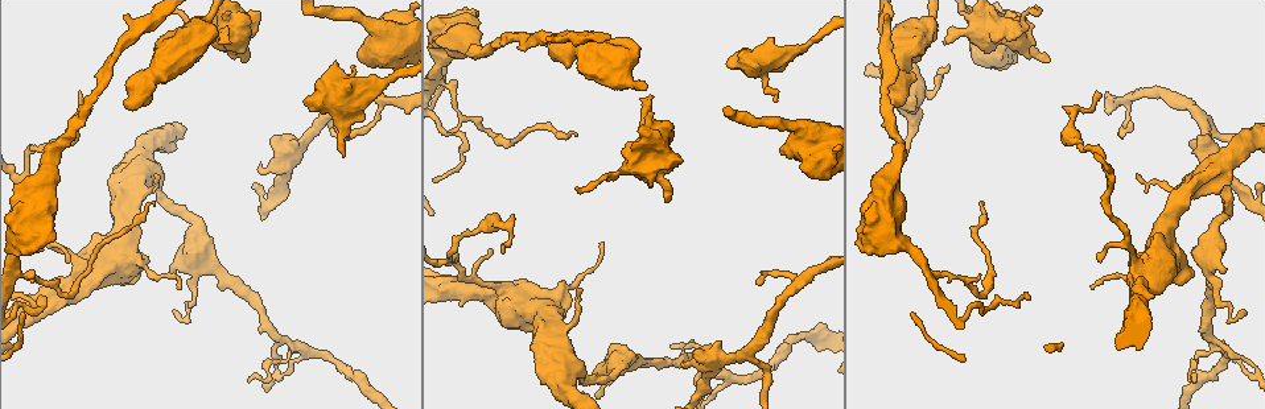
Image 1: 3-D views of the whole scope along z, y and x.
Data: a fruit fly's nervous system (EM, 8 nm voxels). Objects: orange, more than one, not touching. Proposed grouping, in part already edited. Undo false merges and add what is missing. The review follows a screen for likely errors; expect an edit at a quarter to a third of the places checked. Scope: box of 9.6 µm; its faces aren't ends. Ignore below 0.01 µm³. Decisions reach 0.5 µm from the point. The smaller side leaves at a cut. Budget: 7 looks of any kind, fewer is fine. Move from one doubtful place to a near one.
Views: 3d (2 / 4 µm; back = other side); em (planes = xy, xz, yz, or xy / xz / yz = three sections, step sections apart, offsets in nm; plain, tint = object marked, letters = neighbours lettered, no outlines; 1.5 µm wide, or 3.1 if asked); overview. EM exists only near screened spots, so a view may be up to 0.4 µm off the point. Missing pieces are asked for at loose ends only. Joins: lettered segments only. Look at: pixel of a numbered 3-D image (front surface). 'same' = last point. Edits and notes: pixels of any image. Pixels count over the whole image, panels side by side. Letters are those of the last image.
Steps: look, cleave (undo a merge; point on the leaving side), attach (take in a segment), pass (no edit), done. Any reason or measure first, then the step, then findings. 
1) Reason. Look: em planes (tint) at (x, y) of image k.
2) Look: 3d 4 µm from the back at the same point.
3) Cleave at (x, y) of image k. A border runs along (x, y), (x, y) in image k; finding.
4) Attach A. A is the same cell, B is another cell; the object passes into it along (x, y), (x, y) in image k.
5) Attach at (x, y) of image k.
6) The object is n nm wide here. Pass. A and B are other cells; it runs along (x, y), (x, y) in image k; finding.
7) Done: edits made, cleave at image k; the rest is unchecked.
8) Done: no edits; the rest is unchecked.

Look: em yz step 4 (letters) at (129, 107) of image 1.

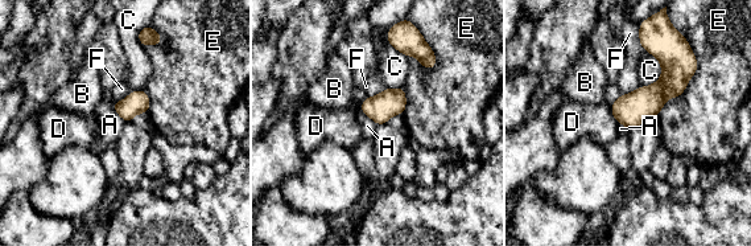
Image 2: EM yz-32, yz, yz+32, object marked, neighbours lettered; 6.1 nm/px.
Pass. A, B, C, D, E and F are other cells; a border runs along (359, 103), (359, 109), (376, 126) in image 2; no lettered segment goes on from it.

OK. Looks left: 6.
Branch stops here. Look: em planes (plain) at (944, 45) of image 1.

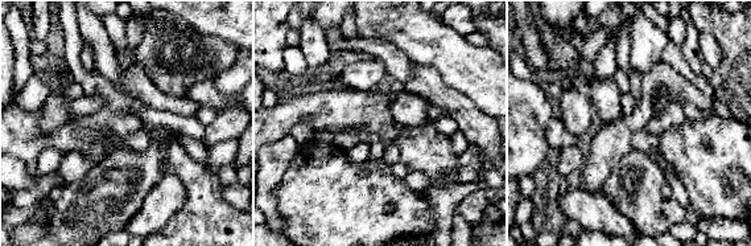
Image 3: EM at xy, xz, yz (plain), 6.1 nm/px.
Look: em planes (letters) at the same point.

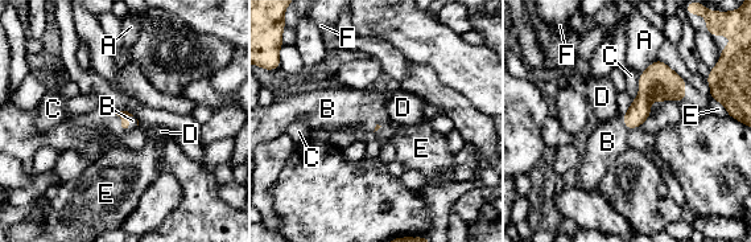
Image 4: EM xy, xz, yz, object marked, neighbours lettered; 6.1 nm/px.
Attach B. B is the same cell, A, C, D, E and F are other cells; it goes on there.

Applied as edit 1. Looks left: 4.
Done: edits made, attach at image 4; the rest is unchecked.

